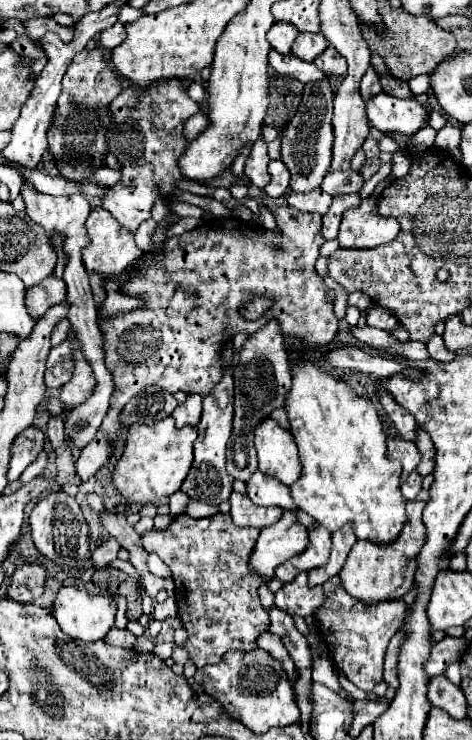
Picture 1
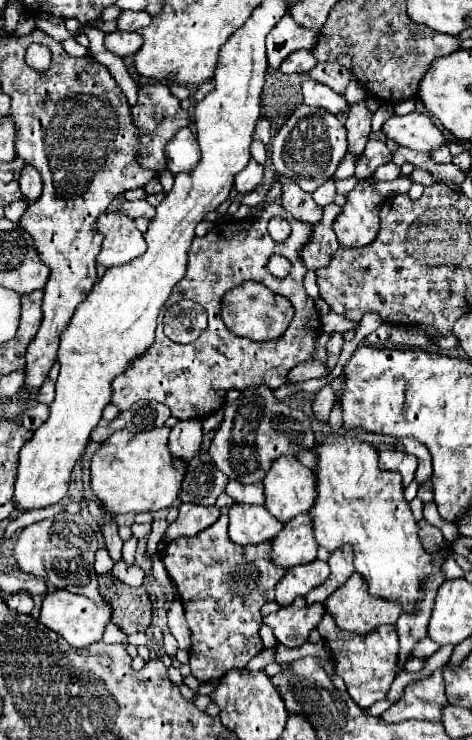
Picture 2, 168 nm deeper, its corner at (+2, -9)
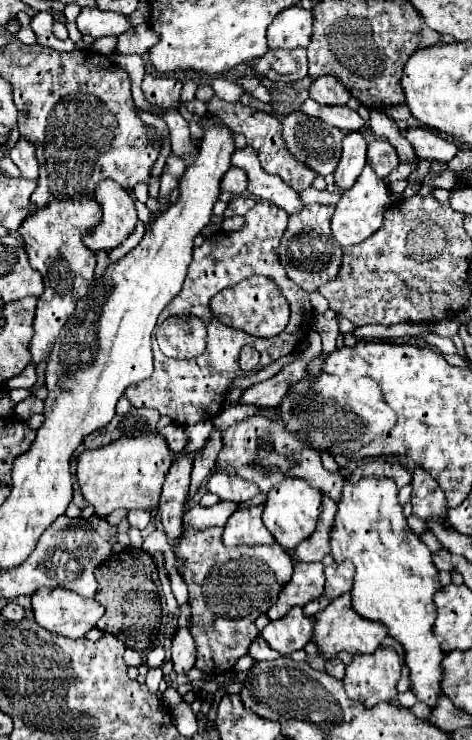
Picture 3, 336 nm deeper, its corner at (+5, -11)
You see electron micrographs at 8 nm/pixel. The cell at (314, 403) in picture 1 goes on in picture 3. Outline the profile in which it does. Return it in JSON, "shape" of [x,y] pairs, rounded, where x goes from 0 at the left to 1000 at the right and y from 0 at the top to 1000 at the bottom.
{"shape":[[[775,643],[758,651],[742,651],[729,646],[716,692],[699,719],[699,749],[712,759],[742,757],[750,762],[754,776],[742,800],[750,824],[780,838],[822,846],[822,857],[860,878],[856,895],[869,903],[869,930],[890,949],[919,954],[924,941],[932,938],[932,892],[941,881],[915,854],[924,838],[915,808],[936,792],[907,738],[864,714],[835,649]]]}

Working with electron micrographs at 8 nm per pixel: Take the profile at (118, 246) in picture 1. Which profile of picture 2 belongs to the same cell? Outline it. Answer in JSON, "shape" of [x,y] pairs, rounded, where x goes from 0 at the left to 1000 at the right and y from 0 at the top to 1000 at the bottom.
{"shape":[[[256,284],[222,286],[206,297],[206,311],[222,319],[218,335],[206,346],[206,354],[222,362],[269,357],[307,341],[303,316],[290,311],[282,295]]]}

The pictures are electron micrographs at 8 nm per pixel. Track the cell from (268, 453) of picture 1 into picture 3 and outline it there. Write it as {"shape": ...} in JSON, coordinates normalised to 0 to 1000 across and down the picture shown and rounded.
{"shape":[[[610,643],[593,654],[585,654],[568,668],[564,668],[564,681],[559,681],[559,711],[576,719],[589,735],[606,741],[606,746],[619,749],[619,741],[640,732],[657,719],[665,719],[674,695],[682,692],[682,678],[678,678],[678,665],[665,662],[648,649],[631,643]]]}

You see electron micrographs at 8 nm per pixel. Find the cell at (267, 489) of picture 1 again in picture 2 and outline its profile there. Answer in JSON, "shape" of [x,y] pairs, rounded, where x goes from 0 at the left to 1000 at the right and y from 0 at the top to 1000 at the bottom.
{"shape":[[[485,651],[477,665],[511,681],[557,681],[561,670],[557,670],[557,651],[540,651],[540,654],[511,654],[511,651]]]}

